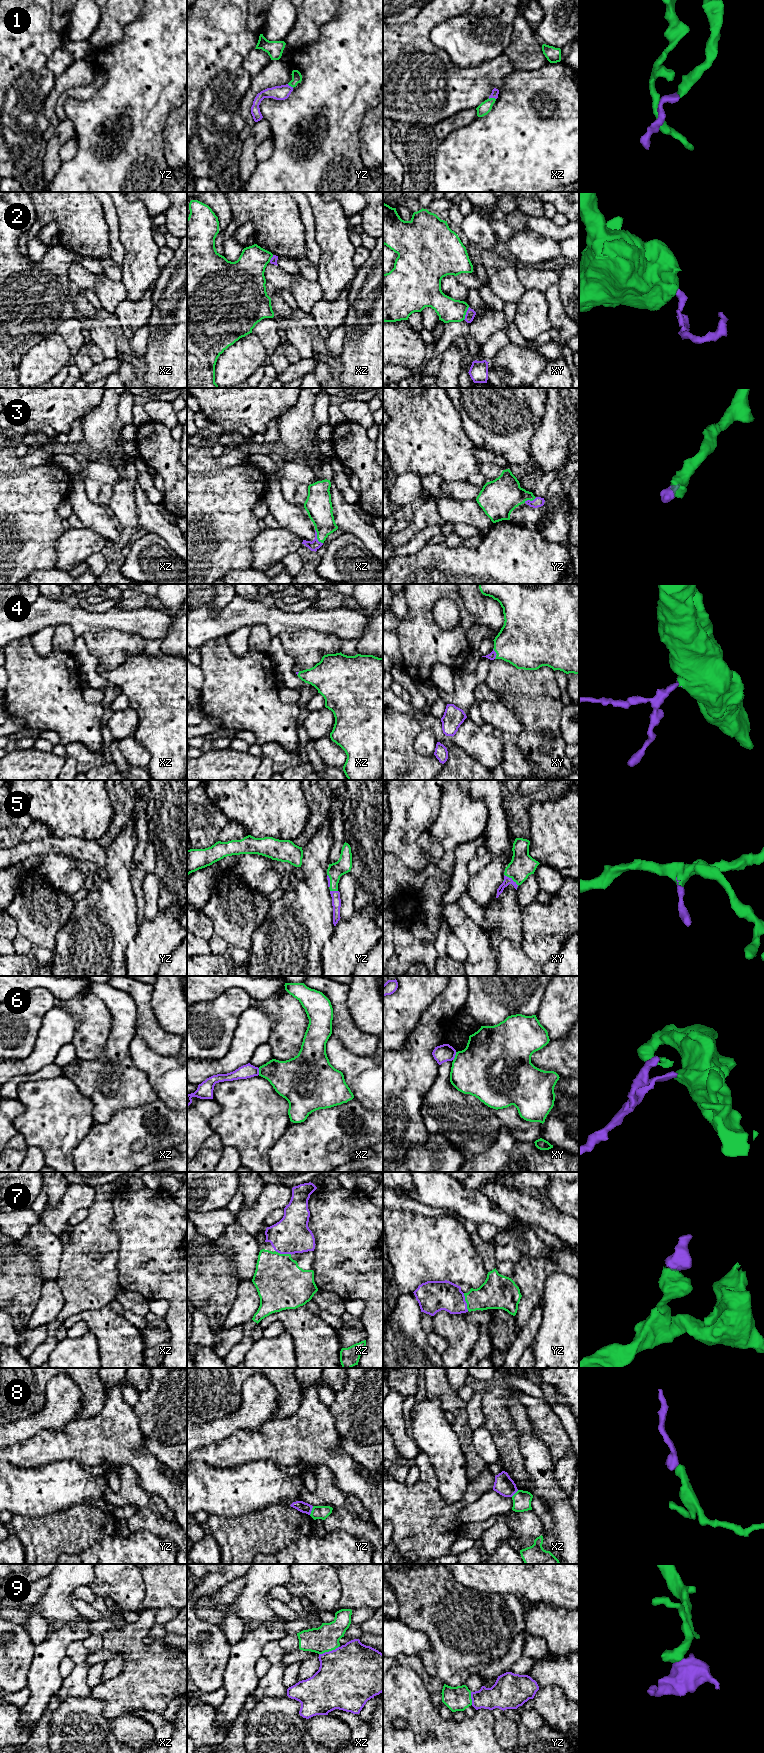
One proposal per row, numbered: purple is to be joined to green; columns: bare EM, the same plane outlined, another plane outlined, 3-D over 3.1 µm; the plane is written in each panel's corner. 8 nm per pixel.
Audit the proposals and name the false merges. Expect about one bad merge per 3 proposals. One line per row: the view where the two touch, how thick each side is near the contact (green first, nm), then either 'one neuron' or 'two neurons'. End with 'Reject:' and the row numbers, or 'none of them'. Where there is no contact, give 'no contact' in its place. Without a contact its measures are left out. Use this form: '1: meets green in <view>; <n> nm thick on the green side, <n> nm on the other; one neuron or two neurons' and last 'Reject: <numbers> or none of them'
1: meets green in xz; 100 nm thick on the green side, 60 nm on the other; one neuron
2: meets green in xy; 190 nm thick on the green side, 80 nm on the other; two neurons
3: meets green in xz; 200 nm thick on the green side, 80 nm on the other; one neuron
4: meets green in xy; 420 nm thick on the green side, 60 nm on the other; one neuron
5: meets green in xy; 200 nm thick on the green side, 60 nm on the other; one neuron
6: meets green in xy; 460 nm thick on the green side, 140 nm on the other; two neurons
7: meets green in yz; 260 nm thick on the green side, 240 nm on the other; one neuron
8: meets green in yz; 110 nm thick on the green side, 90 nm on the other; two neurons
9: meets green in xz; 220 nm thick on the green side, 480 nm on the other; one neuron
Reject: 2, 6, 8

